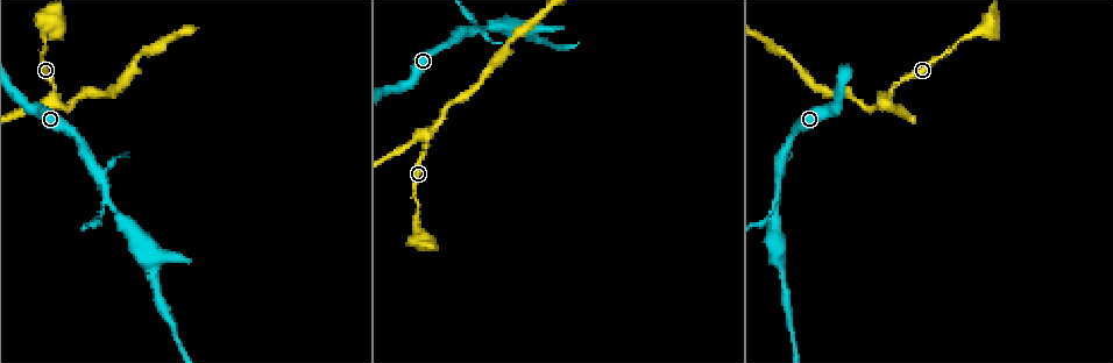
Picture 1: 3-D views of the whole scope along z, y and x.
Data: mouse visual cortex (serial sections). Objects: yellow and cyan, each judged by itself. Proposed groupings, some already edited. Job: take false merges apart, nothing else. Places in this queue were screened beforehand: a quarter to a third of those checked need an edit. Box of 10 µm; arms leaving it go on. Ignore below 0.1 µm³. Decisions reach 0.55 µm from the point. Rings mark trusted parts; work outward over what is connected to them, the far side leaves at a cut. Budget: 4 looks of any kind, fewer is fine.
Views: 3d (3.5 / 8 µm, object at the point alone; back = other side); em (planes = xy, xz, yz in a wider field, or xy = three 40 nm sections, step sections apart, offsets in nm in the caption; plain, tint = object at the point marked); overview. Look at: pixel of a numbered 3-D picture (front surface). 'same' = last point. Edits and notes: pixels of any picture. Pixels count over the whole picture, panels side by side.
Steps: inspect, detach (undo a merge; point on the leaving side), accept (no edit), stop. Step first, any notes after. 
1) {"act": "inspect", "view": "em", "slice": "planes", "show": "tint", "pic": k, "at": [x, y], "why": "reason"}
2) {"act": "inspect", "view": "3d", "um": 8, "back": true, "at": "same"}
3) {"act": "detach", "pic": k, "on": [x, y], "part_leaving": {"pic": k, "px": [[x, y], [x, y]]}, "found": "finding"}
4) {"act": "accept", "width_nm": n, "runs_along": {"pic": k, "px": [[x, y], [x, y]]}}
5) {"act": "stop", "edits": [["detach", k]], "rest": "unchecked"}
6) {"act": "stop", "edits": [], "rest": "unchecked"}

{"act": "inspect", "view": "3d", "um": 8, "back": true, "pic": 1, "at": [777, 202], "why": "side arm on a straight run"}

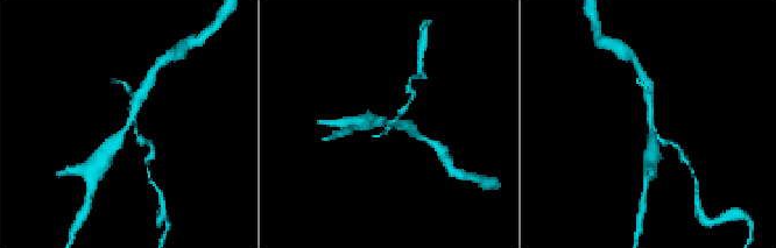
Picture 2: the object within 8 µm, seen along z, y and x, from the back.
{"act": "inspect", "view": "em", "slice": "xy", "step": 1, "show": "tint", "at": "same", "arms": 3, "arm_widths_nm": [150, 250, 300]}

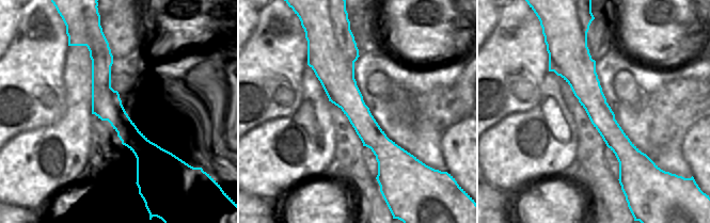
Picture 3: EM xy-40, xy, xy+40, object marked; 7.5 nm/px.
{"act": "detach", "pic": 2, "on": [142, 141], "found": "a second cell is stuck on"}

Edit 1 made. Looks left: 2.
{"act": "inspect", "view": "3d", "um": 3.5, "pic": 1, "at": [891, 95], "why": "a fork"}

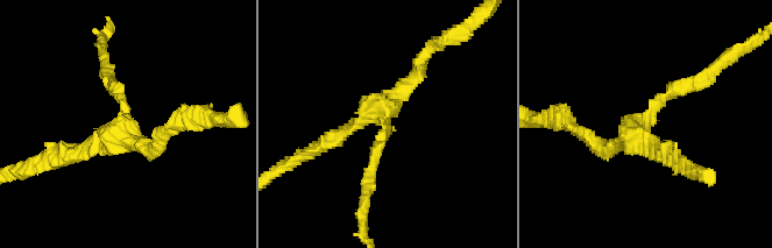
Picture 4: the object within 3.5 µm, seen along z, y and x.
{"act": "inspect", "view": "em", "slice": "xy", "step": 1, "show": "tint", "pic": 4, "at": [642, 127]}

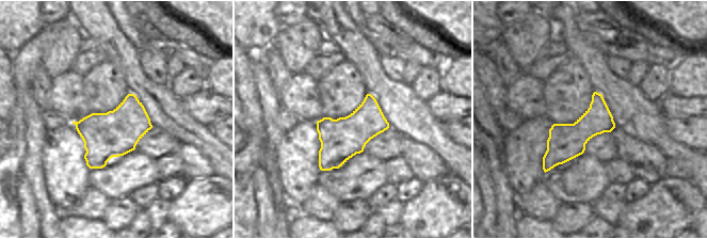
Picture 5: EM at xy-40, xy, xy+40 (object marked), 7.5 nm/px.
{"act": "accept", "width_nm": 320, "runs_along": {"pic": 4, "px": [[698, 83], [671, 90], [610, 148], [587, 136]]}, "found": "all the same cell"}

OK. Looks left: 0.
{"act": "stop", "edits": [["detach", 2]], "rest": "unchecked"}

